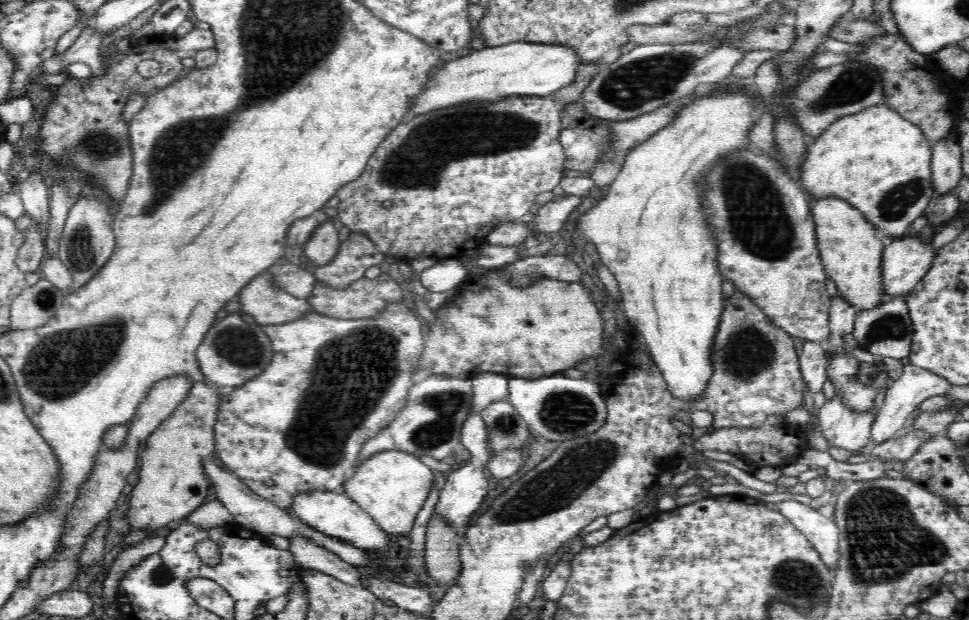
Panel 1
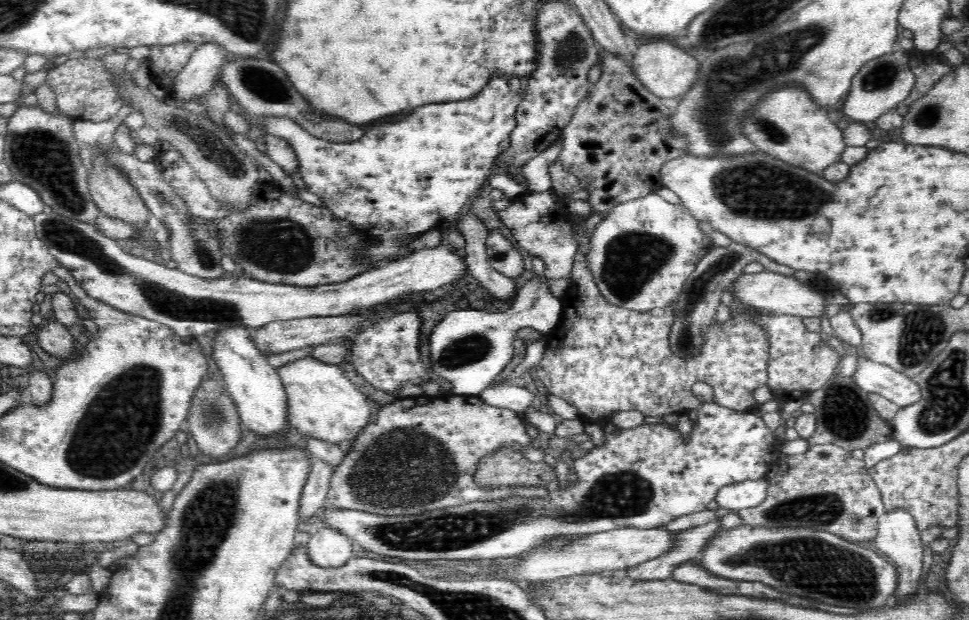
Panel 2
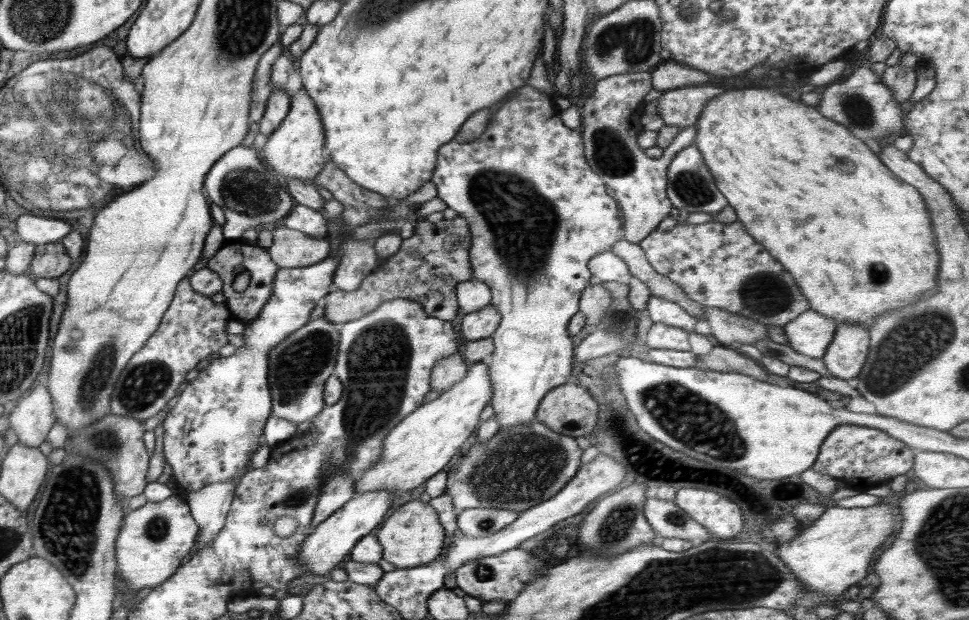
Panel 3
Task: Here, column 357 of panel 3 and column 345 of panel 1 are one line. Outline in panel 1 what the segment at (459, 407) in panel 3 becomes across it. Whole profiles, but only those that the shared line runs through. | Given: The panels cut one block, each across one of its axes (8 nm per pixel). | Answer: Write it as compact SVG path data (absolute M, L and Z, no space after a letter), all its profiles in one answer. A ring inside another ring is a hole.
M384 450L357 462L354 474L342 482L336 492L345 493L362 510L365 510L390 534L408 534L414 524L416 514L422 510L424 502L432 490L435 471L422 463L420 457L401 450Z

